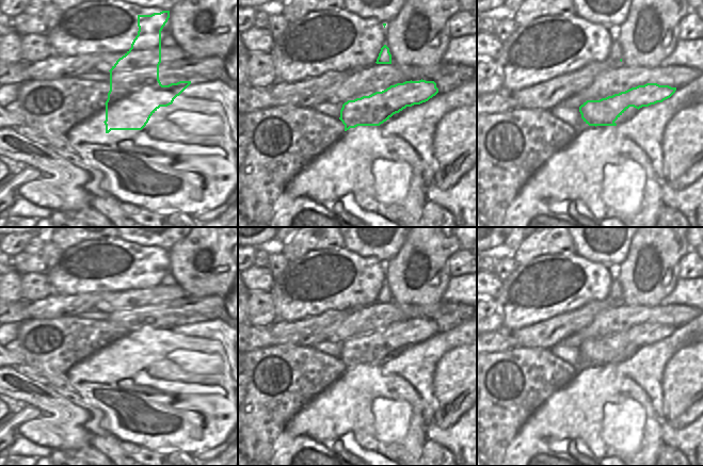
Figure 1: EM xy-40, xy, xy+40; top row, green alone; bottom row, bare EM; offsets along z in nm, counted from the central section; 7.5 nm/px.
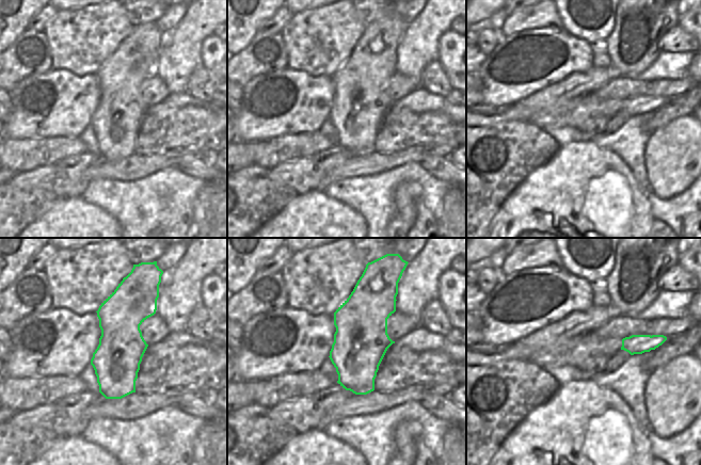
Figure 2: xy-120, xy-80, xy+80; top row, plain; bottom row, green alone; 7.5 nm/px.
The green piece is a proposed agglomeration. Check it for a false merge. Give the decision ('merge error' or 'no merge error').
merge error

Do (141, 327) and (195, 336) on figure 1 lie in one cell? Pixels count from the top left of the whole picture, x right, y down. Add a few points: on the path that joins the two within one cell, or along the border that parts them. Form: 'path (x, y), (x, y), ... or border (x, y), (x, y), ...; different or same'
border (191, 320), (186, 327); different

